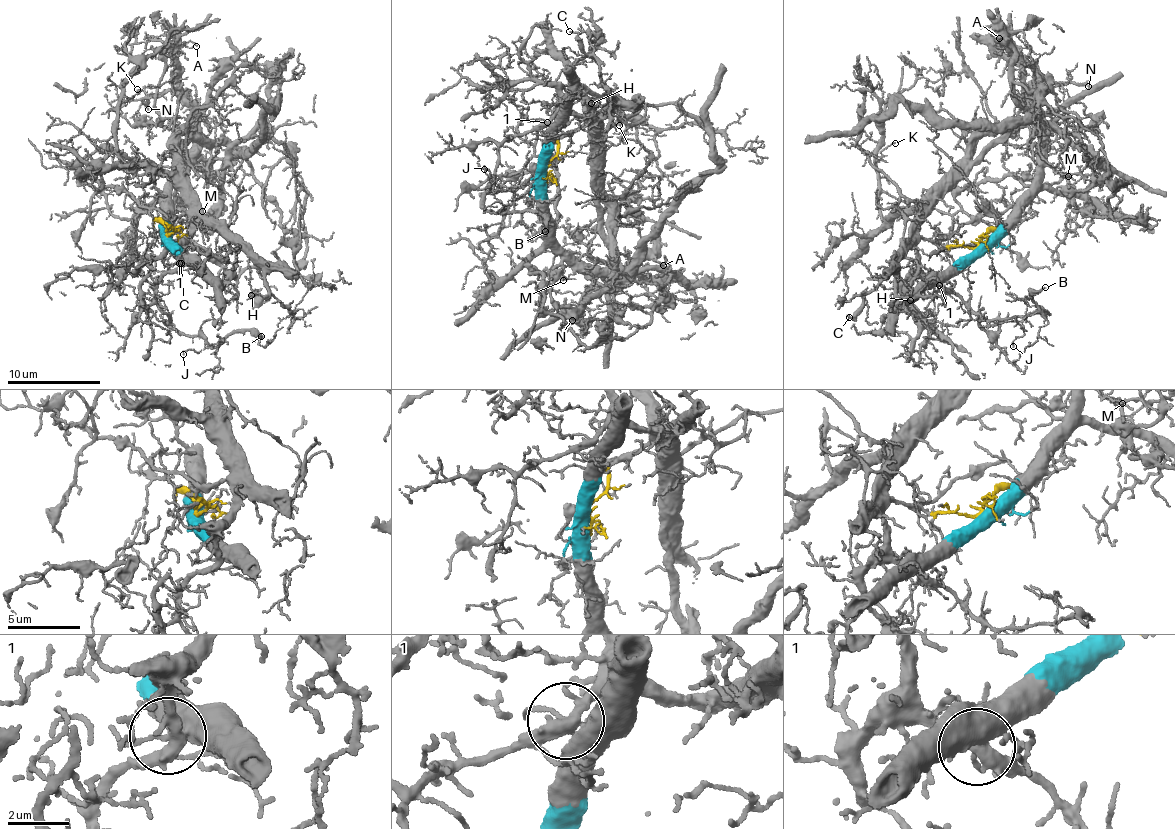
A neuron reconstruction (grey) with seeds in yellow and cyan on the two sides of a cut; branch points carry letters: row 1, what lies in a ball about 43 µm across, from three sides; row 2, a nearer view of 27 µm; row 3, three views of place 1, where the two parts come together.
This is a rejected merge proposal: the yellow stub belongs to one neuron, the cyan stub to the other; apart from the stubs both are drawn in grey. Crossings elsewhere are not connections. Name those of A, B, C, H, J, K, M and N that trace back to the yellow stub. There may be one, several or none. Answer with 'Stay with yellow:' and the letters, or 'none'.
Stay with yellow: B, C, H, J, K

